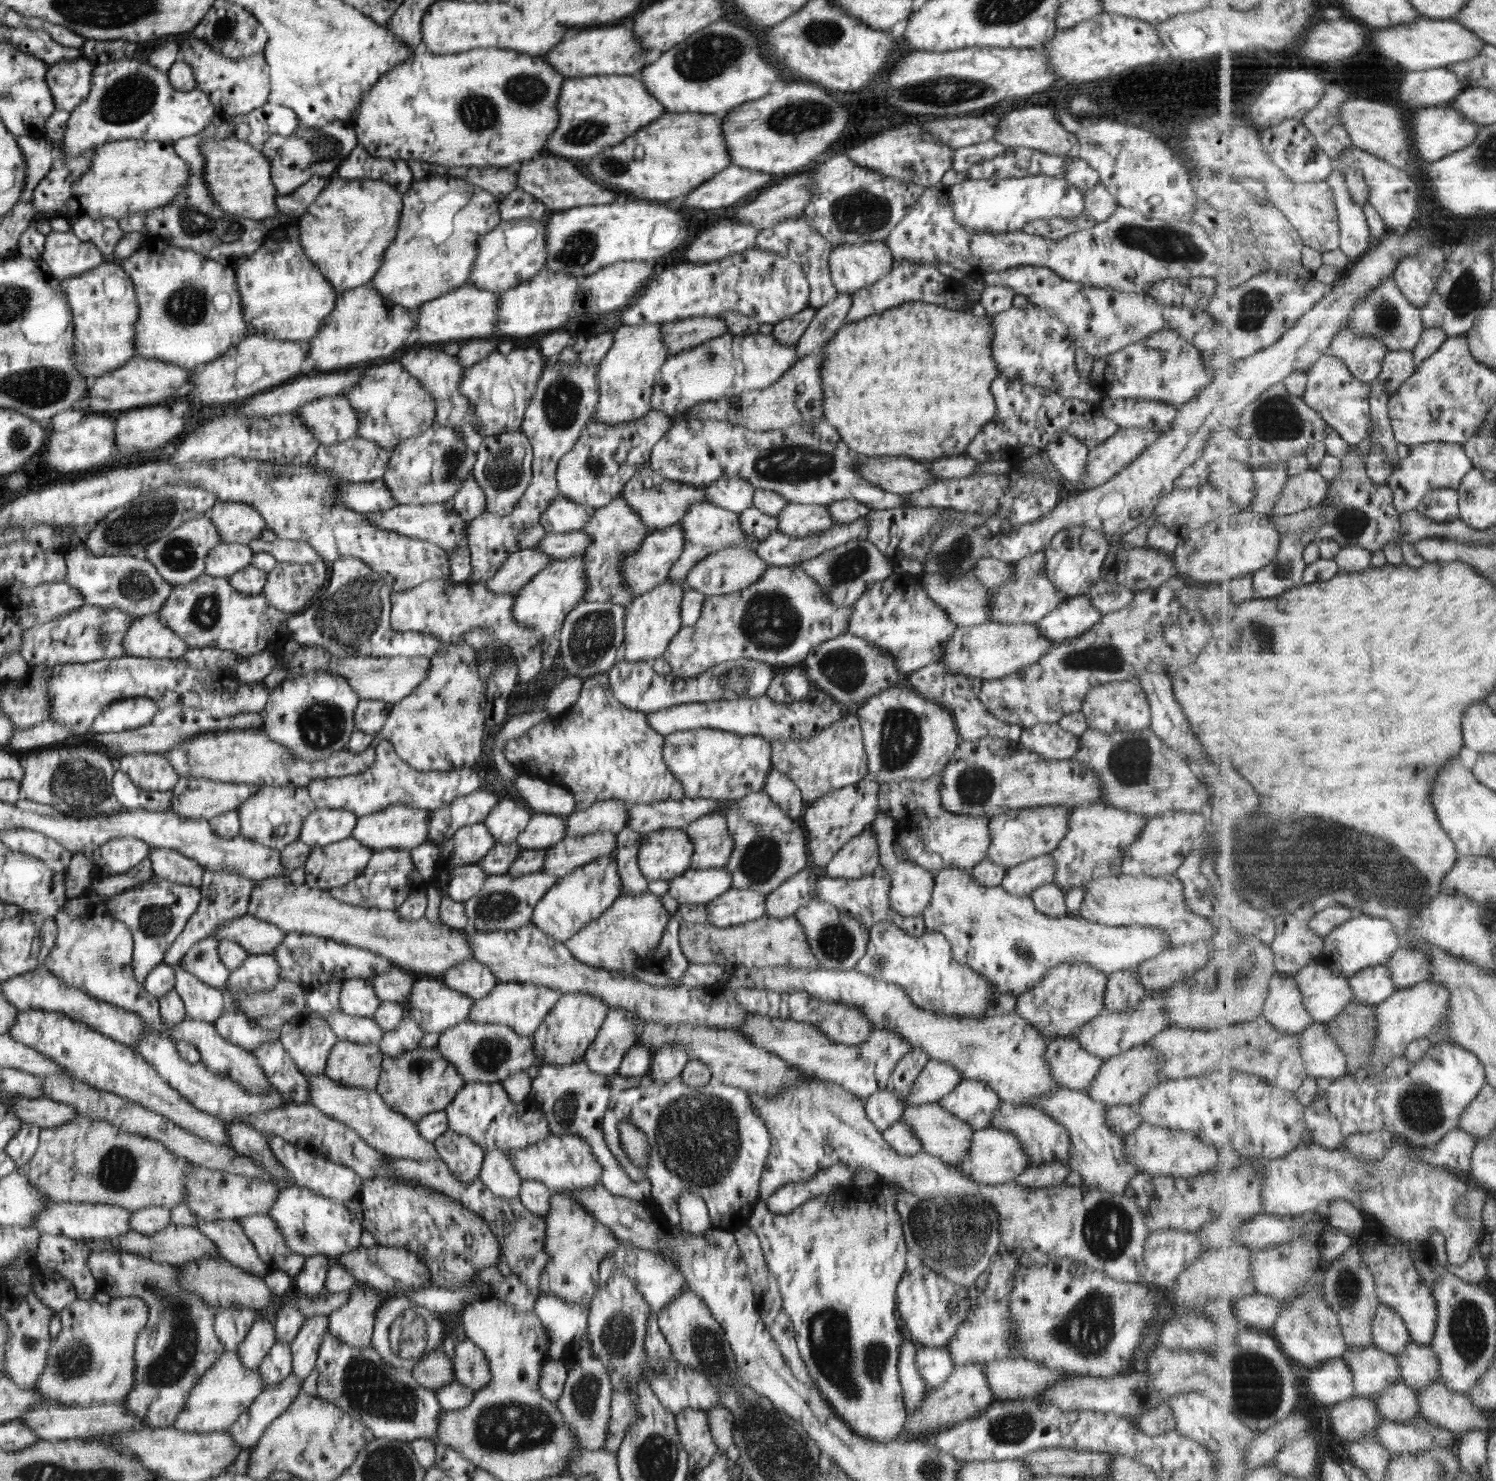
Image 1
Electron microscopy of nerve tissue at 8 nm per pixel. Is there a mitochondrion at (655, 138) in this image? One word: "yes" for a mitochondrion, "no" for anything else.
no

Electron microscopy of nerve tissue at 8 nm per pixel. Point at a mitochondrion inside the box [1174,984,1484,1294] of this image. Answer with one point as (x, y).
(1419, 1108)

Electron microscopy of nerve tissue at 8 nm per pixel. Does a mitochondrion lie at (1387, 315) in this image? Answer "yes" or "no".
yes

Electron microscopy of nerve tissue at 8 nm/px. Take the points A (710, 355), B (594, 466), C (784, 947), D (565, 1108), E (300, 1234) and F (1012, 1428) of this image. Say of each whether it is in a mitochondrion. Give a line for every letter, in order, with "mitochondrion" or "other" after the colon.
A: mitochondrion
B: mitochondrion
C: other
D: mitochondrion
E: mitochondrion
F: mitochondrion

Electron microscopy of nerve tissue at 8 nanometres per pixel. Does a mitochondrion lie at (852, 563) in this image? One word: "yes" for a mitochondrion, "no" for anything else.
yes

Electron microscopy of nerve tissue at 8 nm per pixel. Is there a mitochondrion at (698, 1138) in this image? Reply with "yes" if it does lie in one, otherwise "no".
yes

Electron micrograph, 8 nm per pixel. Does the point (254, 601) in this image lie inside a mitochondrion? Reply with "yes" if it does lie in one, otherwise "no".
no

